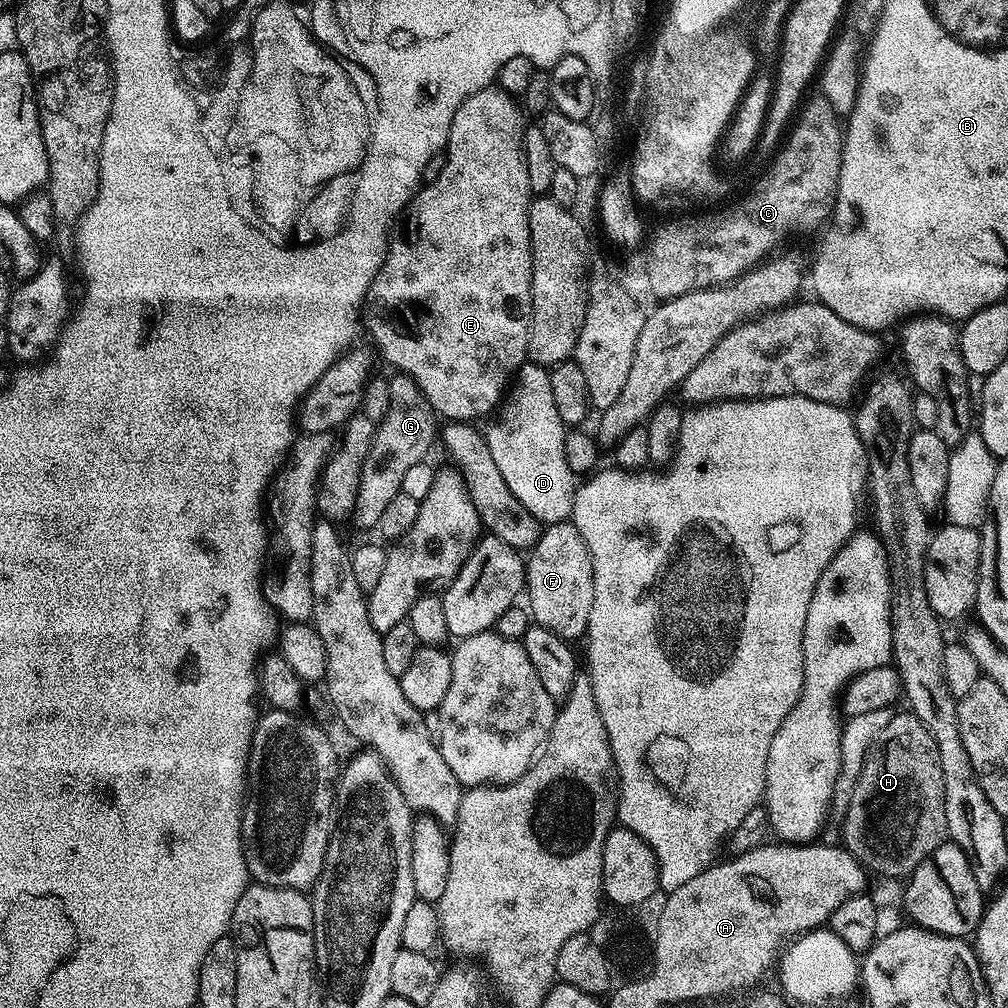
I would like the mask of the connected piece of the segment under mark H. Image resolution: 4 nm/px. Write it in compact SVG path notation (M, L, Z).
M911 710L897 711L886 722L886 730L878 734L872 743L864 769L854 786L854 798L850 798L850 810L842 829L842 844L849 854L864 865L865 869L882 872L886 876L907 877L940 844L949 839L942 782L942 758L938 758L938 742Z

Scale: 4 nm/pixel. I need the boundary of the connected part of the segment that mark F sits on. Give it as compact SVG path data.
M568 520L547 525L536 547L526 556L526 601L530 616L539 627L576 642L588 630L590 610L594 606L594 570L592 559L582 542L582 534Z

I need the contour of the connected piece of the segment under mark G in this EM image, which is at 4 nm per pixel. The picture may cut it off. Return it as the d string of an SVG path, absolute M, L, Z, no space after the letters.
M403 374L393 375L388 380L390 390L390 410L386 410L384 419L376 425L376 436L372 439L370 454L360 475L360 490L356 499L354 521L360 528L375 529L379 525L383 511L392 499L400 493L402 477L410 471L410 466L425 463L432 443L438 440L438 417L430 406L426 394Z

